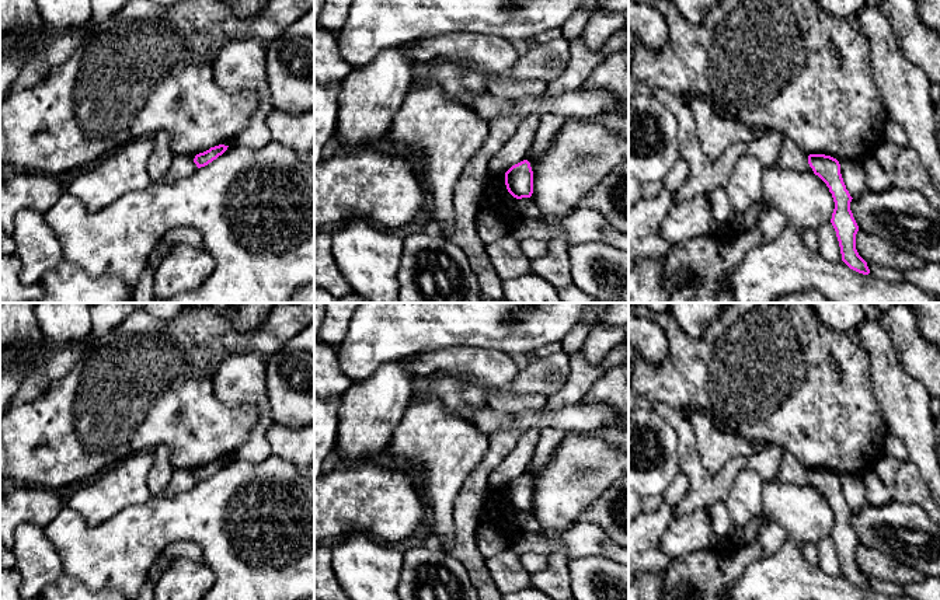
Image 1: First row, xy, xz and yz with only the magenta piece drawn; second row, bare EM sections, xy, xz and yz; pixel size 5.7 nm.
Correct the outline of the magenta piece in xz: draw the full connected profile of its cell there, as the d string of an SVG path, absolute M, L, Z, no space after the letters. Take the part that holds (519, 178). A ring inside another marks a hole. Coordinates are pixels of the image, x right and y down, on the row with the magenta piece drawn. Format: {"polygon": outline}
{"polygon": "M523 160L505 172L508 192L516 198L530 198L533 193L533 171L530 163Z"}

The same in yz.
{"polygon": "M810 154L808 164L814 174L826 184L829 192L832 193L835 209L831 223L836 231L842 261L850 269L863 275L868 275L870 269L867 262L856 250L856 234L859 231L859 226L850 210L850 202L853 198L843 182L839 161L825 154Z"}

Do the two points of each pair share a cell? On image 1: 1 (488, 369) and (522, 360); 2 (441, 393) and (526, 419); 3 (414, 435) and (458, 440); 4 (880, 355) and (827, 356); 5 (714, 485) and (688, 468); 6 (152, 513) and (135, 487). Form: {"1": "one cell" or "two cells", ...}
{"1": "two cells", "2": "one cell", "3": "one cell", "4": "two cells", "5": "one cell", "6": "two cells"}

